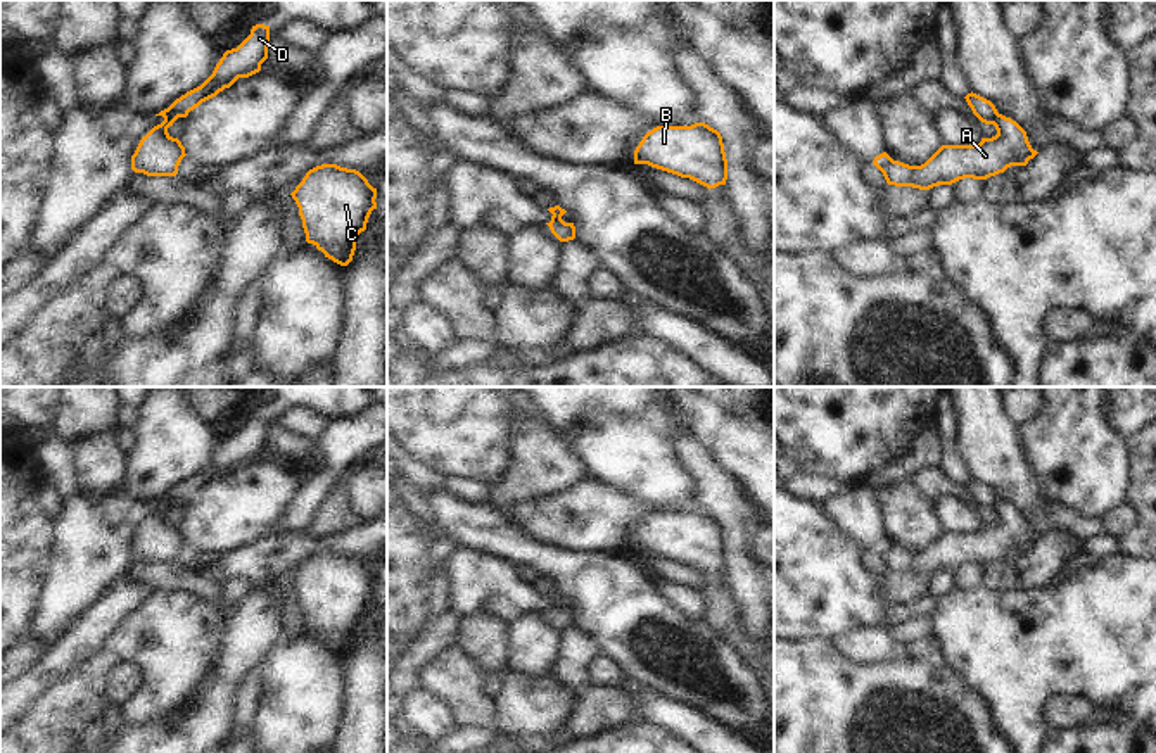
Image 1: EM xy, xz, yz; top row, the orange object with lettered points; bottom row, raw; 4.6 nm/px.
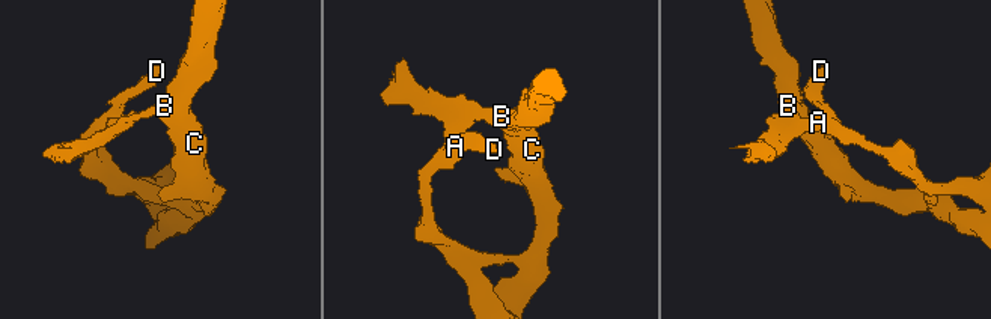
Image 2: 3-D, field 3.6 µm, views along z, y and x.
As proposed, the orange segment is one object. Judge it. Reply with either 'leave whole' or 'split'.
split

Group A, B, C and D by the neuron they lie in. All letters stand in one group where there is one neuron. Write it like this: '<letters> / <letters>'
A B C / D

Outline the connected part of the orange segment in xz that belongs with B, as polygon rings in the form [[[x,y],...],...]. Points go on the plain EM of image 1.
[[[705,509],[653,515],[636,534],[634,551],[689,565],[708,577],[727,566],[722,523]]]

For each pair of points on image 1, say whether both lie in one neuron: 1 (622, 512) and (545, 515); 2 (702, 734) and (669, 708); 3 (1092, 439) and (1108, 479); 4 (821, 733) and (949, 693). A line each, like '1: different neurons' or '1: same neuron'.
1: same neuron
2: same neuron
3: same neuron
4: same neuron

